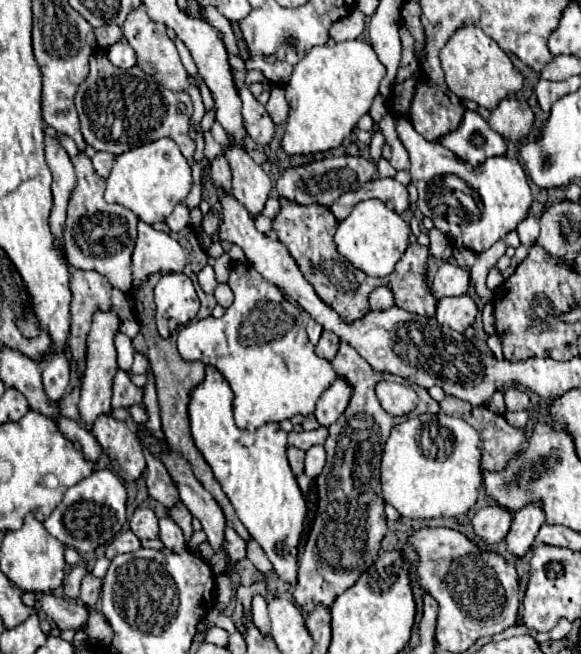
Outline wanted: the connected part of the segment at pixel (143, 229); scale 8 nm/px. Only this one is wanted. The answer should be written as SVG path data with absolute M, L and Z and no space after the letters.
M138 221L138 239L132 255L132 273L134 283L138 285L156 271L178 273L186 265L186 253L178 241L168 233L156 231L152 225Z

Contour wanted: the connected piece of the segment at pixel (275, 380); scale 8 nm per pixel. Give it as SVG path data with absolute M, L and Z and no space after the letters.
M244 263L232 265L228 285L234 291L234 303L224 317L196 319L178 331L180 355L186 361L200 359L224 373L234 391L234 421L240 429L258 429L268 421L314 413L318 397L338 375L330 361L314 353L298 307Z

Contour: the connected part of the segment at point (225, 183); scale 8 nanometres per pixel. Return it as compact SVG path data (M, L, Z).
M224 155L212 161L212 175L210 175L210 179L212 179L212 185L214 185L218 191L222 191L222 193L226 193L226 195L232 193L230 165L228 165L228 161L226 161Z

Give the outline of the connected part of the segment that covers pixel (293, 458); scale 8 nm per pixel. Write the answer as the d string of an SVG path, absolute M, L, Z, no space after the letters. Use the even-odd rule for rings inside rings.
M288 447L288 461L290 461L294 475L300 475L304 471L304 457L306 457L306 453L302 449Z

